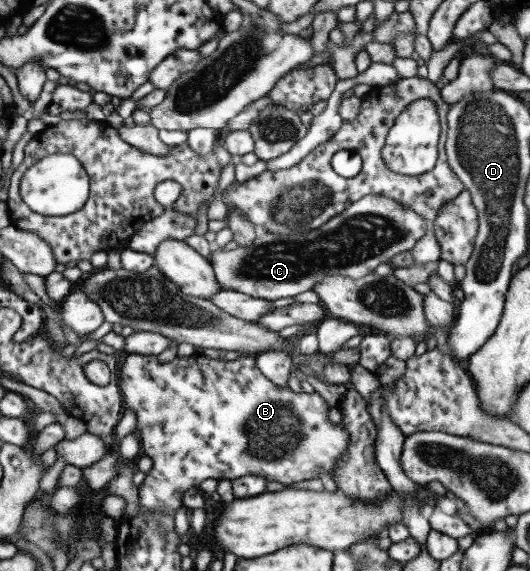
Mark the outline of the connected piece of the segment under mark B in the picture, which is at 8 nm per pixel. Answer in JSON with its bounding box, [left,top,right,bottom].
[118,353,350,516]

